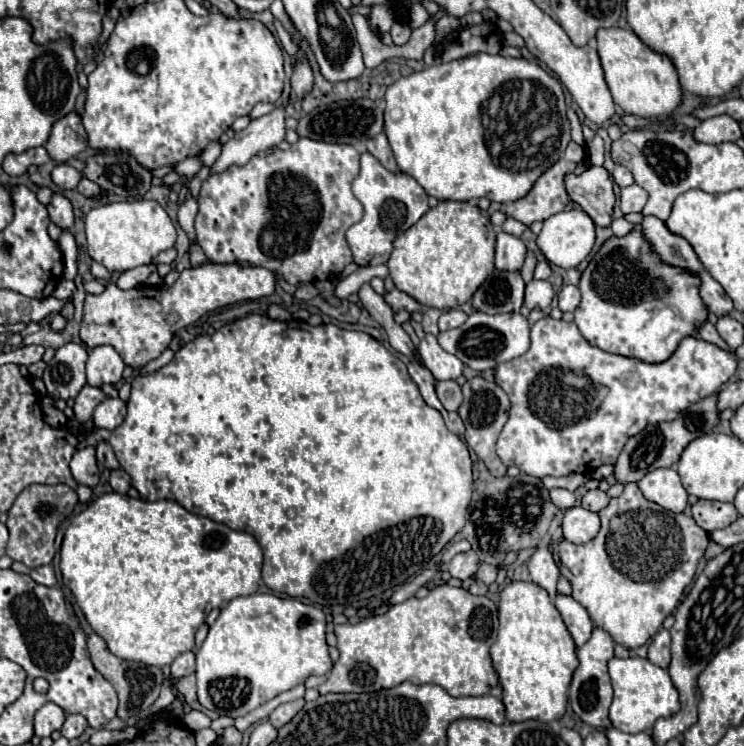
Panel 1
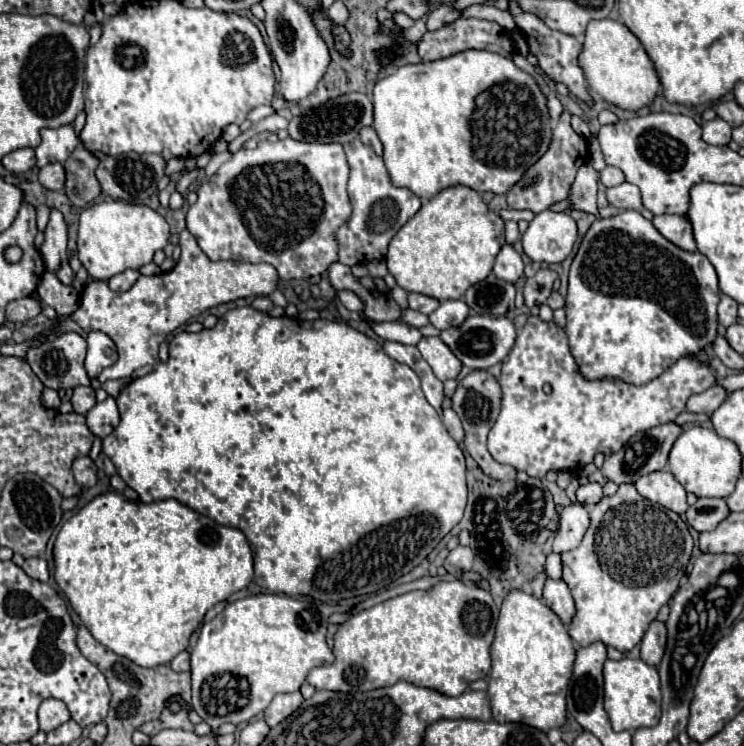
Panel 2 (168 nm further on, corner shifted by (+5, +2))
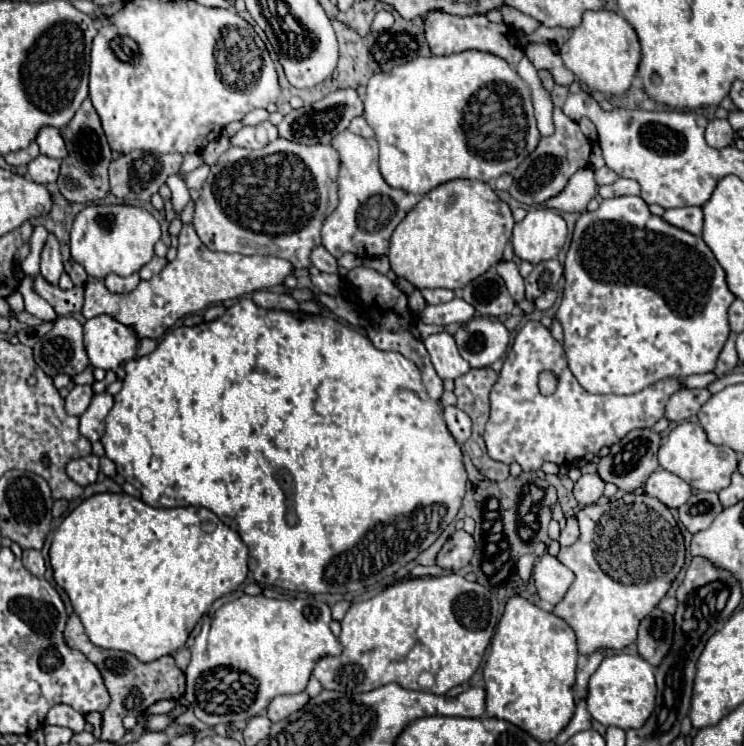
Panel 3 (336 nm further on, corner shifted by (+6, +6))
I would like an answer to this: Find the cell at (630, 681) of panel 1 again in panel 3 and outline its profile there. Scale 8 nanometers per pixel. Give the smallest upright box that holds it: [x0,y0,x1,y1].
[589,654,655,730]

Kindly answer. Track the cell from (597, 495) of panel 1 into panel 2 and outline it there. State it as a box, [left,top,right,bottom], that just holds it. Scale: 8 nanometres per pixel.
[576,482,602,506]

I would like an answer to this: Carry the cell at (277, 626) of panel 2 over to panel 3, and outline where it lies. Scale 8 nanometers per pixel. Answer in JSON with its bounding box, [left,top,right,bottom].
[185,596,341,724]

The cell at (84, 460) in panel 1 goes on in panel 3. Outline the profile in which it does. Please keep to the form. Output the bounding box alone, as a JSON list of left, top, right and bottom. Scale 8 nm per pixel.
[67,454,99,486]

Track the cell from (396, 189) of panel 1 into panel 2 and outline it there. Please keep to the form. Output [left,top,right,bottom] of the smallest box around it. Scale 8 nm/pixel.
[334,138,420,266]

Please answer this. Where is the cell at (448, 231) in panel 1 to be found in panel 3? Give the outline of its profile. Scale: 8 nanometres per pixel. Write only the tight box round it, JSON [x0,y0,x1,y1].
[387,180,513,290]

